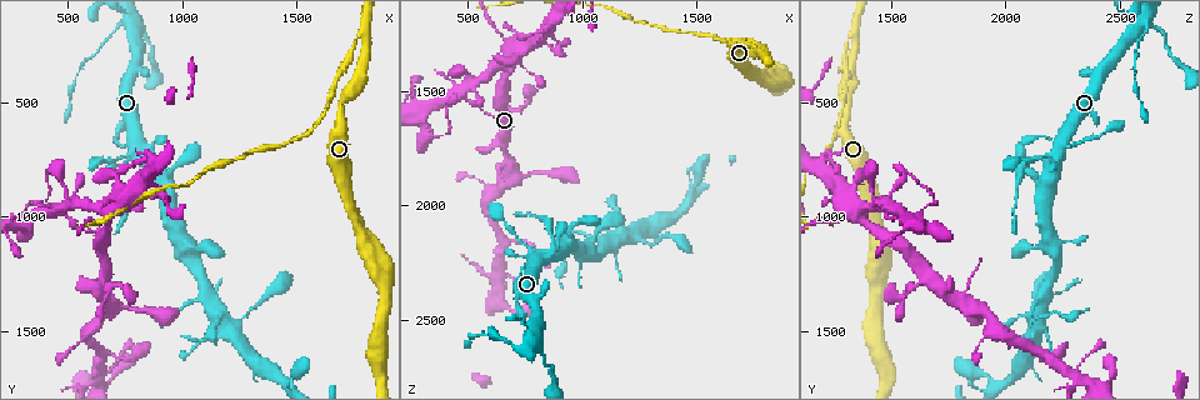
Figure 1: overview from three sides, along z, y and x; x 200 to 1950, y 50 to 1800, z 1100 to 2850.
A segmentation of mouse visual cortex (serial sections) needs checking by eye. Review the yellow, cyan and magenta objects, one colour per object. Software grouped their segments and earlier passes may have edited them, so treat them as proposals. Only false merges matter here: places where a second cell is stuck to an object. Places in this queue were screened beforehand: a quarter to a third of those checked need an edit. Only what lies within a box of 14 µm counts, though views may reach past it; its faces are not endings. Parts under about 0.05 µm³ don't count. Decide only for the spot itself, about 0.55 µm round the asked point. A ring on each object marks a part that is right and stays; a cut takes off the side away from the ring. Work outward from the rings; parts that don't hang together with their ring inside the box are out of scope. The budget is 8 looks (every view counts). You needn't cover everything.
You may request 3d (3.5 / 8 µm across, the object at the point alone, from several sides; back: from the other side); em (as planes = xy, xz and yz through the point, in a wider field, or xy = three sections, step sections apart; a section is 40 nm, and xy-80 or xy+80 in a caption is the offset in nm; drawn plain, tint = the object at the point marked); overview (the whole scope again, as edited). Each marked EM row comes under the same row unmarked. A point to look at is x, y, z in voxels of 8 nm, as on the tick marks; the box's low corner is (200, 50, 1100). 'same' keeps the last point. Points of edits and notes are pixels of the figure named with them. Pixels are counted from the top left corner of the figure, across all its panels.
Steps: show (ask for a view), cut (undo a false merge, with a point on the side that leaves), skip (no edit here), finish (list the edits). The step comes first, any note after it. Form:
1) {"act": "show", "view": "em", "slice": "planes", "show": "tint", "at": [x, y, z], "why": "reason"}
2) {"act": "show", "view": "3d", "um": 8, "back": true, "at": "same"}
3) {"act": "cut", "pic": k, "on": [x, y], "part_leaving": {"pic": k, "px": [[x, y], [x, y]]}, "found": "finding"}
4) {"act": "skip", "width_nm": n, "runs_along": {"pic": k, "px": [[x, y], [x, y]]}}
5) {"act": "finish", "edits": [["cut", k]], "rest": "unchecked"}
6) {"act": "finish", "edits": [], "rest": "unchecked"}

{"act": "show", "view": "3d", "um": 3.5, "at": [410, 930, 1700], "why": "a narrow waist"}

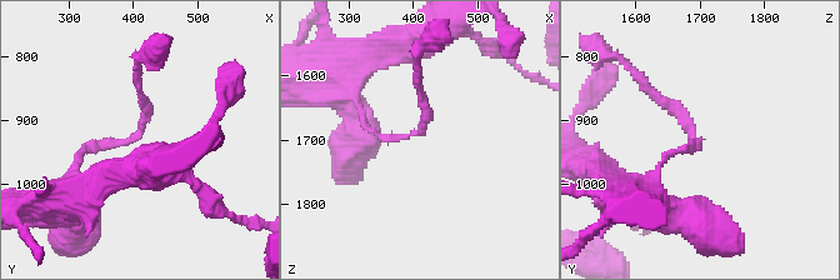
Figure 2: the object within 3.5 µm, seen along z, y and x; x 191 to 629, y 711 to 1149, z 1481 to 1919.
{"act": "show", "view": "em", "slice": "xy", "step": 2, "show": "tint", "at": [405, 925, 1695]}

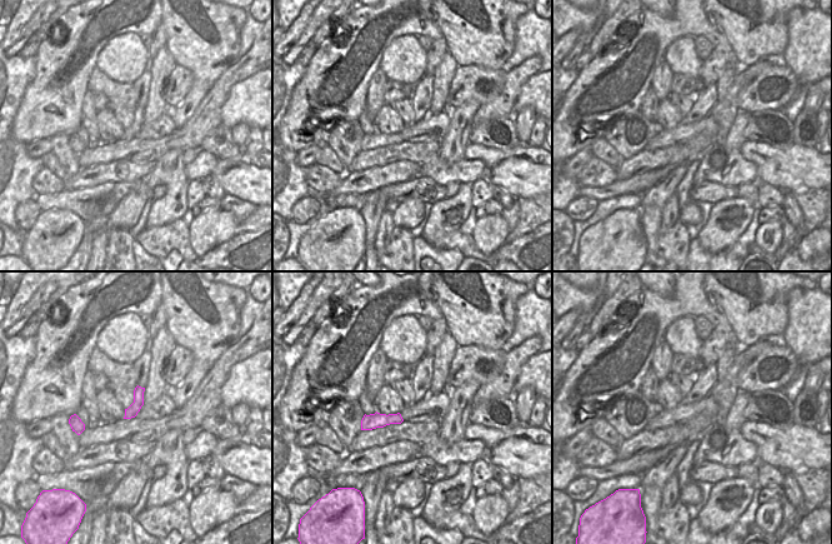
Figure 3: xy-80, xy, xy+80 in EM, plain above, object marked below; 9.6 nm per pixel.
{"act": "show", "view": "em", "slice": "xy", "step": 3, "show": "tint", "at": "same"}

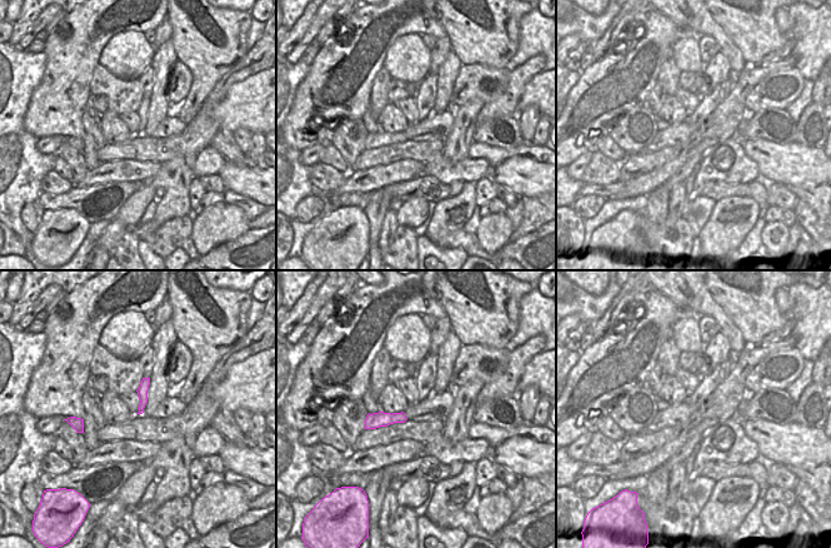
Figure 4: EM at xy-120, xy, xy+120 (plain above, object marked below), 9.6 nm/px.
{"act": "skip", "found": "all the same cell"}

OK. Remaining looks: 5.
{"act": "show", "view": "3d", "um": 3.5, "back": true, "at": [1780, 200, 1350], "why": "thin neck"}

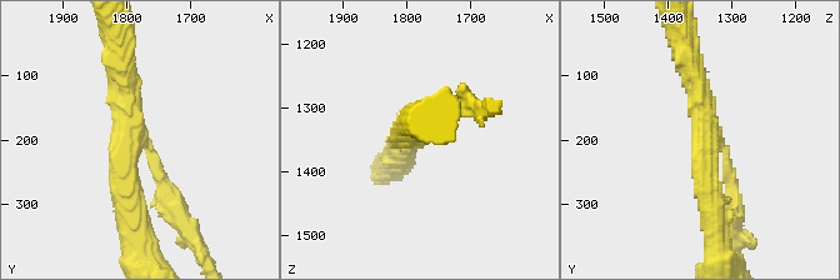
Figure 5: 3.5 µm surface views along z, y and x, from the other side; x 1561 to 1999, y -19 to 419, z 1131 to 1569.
{"act": "show", "view": "em", "slice": "xy", "step": 5, "show": "tint", "at": [1790, 205, 1335], "arms": 3, "arm_widths_nm": [150, 300, 350], "why": "shape alone is not enough"}

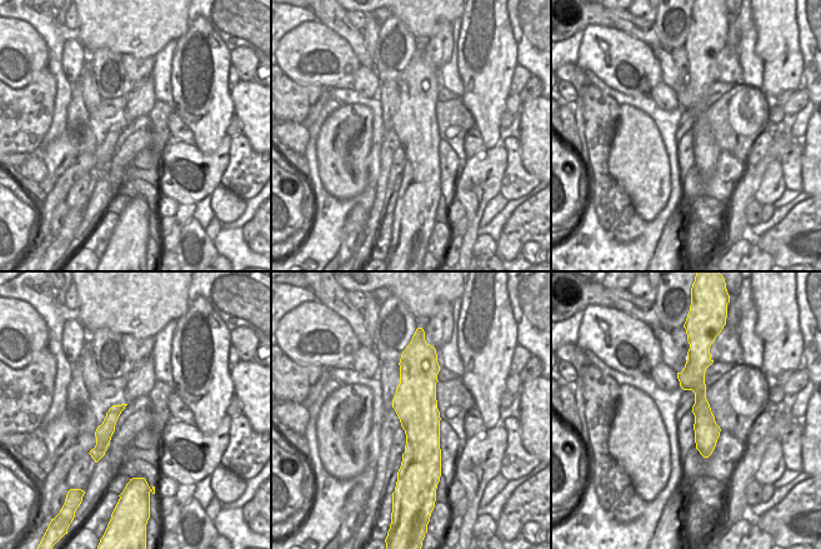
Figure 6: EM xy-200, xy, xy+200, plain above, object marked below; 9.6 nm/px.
{"act": "skip", "found": "one cell here"}

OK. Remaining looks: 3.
{"act": "show", "view": "3d", "um": 3.5, "at": [960, 1460, 2130], "why": "abrupt turn"}

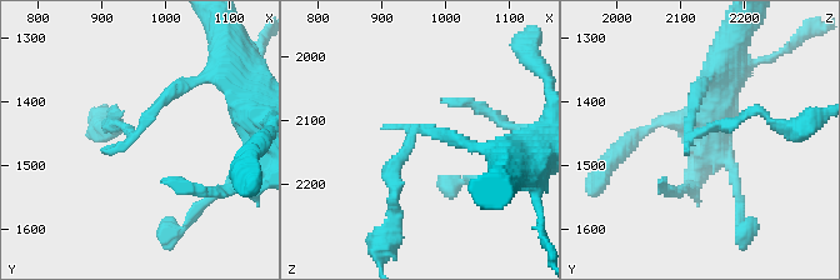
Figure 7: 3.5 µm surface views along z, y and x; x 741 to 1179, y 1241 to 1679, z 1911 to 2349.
{"act": "show", "view": "em", "slice": "xy", "step": 3, "show": "tint", "at": [945, 1450, 2130], "arm_widths_nm": [150, 200]}

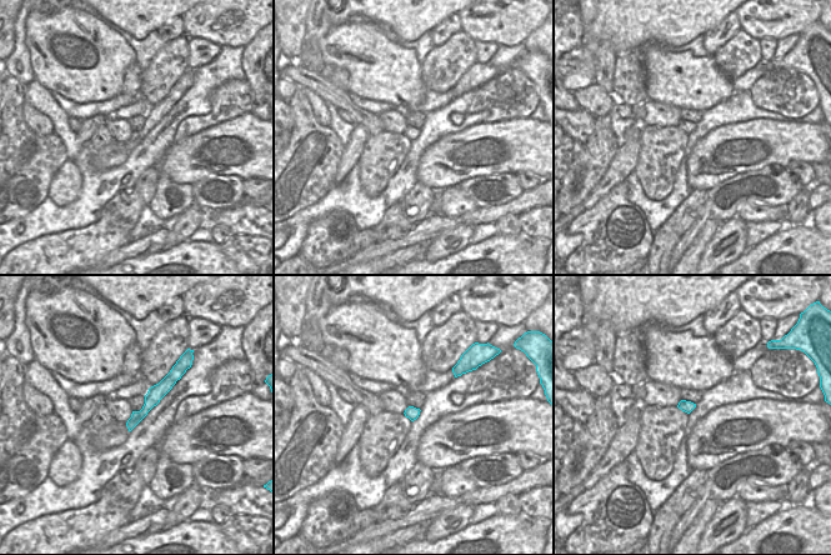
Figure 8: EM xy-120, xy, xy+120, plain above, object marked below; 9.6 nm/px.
{"act": "cut", "pic": 7, "on": [391, 168], "border": {"pic": 8, "px": [[139, 411], [138, 423]]}, "found": "two cells meet here"}

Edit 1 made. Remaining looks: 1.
{"act": "finish", "edits": [["cut", 7]], "rest": "unchecked"}

